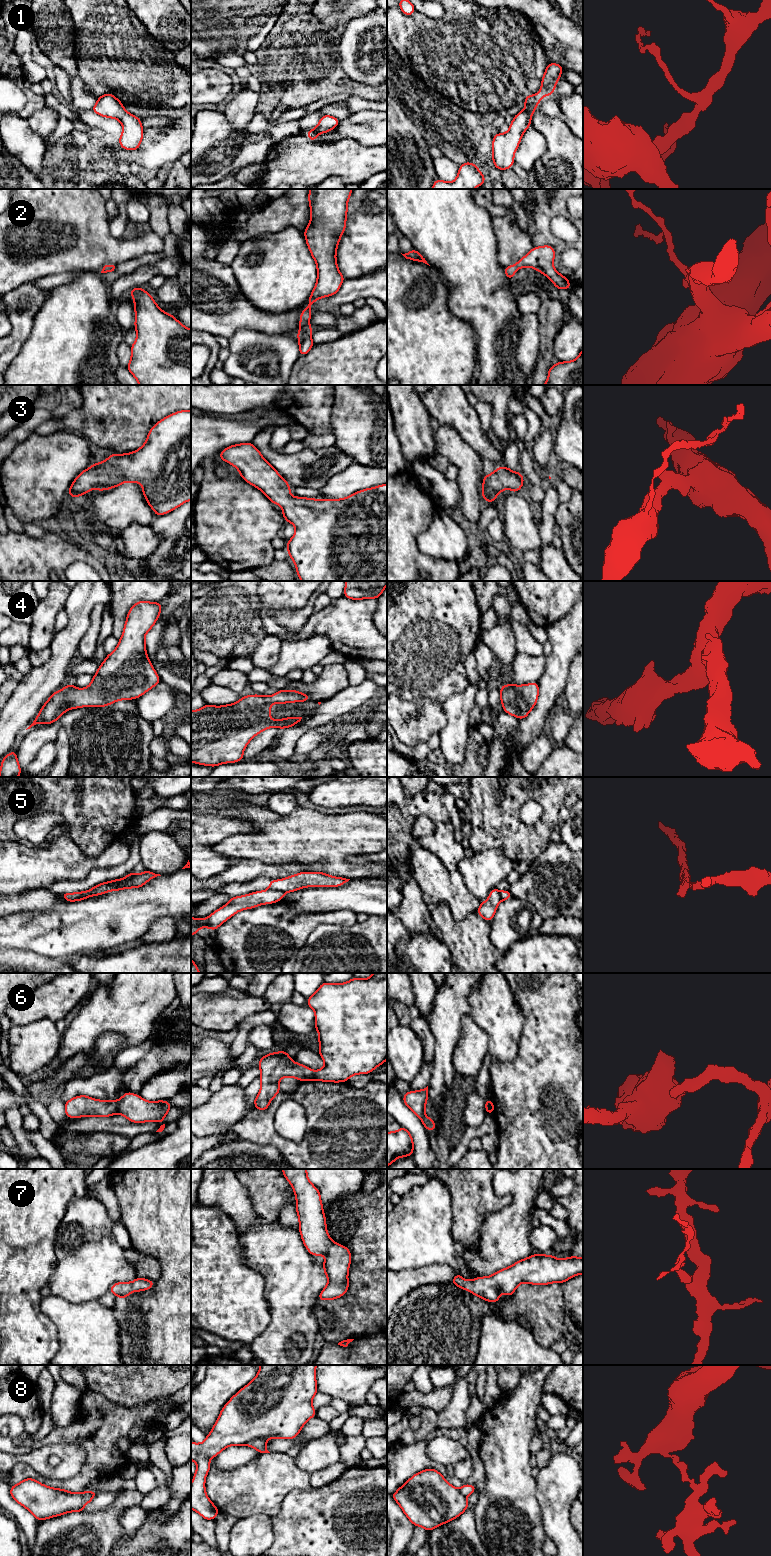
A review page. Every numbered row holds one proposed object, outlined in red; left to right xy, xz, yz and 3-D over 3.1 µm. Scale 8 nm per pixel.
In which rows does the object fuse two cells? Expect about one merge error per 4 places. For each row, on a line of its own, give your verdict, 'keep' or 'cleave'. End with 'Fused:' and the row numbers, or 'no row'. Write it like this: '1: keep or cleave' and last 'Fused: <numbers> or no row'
1: keep
2: keep
3: keep
4: keep
5: cleave
6: cleave
7: keep
8: cleave
Fused: 5, 6, 8

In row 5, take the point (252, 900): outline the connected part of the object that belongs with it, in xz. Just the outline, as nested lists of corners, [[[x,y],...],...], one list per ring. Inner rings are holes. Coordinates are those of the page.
[[[274,890],[257,891],[244,896],[232,897],[226,905],[214,911],[205,919],[191,917],[191,935],[196,935],[202,927],[217,930],[222,923],[239,911],[252,909],[262,904],[279,902],[283,898],[284,893]]]

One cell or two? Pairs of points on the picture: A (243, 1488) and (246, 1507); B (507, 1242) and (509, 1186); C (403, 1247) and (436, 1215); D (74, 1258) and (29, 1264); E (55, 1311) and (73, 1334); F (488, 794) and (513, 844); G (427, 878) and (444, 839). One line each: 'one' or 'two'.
A: one
B: one
C: one
D: two
E: one
F: one
G: two

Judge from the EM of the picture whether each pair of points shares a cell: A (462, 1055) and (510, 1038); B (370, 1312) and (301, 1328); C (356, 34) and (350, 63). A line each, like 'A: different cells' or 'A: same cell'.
A: different cells
B: different cells
C: same cell

